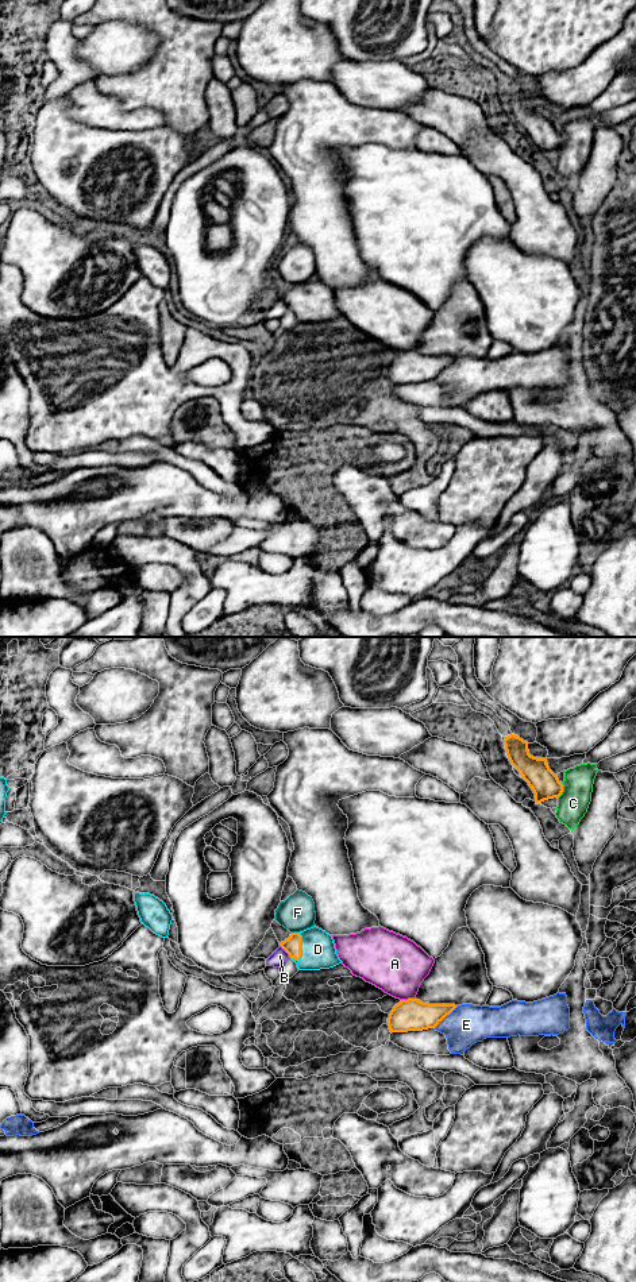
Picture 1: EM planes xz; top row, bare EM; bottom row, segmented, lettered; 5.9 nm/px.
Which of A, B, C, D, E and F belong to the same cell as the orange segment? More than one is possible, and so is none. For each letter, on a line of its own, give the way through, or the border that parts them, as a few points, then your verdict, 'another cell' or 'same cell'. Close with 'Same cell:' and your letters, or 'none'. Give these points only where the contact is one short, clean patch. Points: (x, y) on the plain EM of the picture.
A: another cell
B: another cell
C: same cell
D: same cell
E: another cell
F: another cell
Same cell: C, D

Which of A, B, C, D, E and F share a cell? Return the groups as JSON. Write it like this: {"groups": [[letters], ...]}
{"groups": [["A"], ["B"], ["C", "D"], ["E"], ["F"]]}

